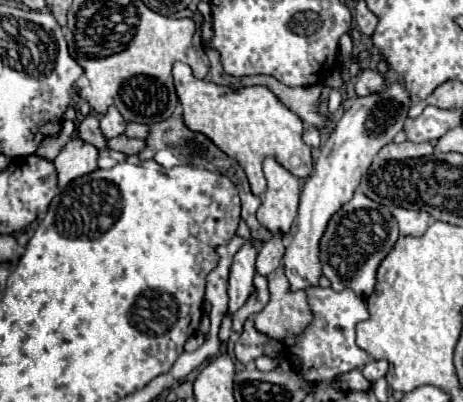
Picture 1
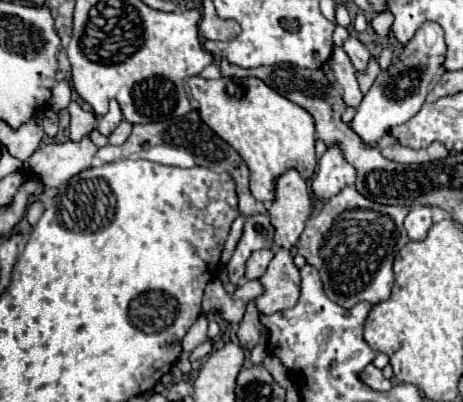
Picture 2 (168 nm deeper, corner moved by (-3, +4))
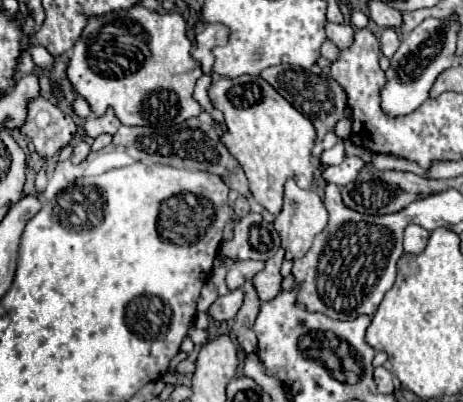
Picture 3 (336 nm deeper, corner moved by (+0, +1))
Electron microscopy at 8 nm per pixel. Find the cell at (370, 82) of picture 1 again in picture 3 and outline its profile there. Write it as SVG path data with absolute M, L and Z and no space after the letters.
M327 23L327 39L333 41L341 51L349 49L353 45L353 35L355 35L355 29L347 23L343 23L343 25Z

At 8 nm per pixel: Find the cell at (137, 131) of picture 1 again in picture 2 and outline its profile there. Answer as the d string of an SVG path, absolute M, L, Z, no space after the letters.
M122 120L122 124L108 136L108 144L116 144L116 146L124 144L124 140L130 136L130 132L132 132L132 124Z

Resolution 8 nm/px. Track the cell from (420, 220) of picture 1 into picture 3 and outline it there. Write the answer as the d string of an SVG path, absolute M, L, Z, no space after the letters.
M411 223L411 225L405 227L403 245L405 245L407 253L421 253L425 249L425 245L427 245L427 239L429 239L429 231L423 229L421 225Z

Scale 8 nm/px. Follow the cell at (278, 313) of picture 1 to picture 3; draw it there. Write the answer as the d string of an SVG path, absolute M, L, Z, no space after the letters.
M279 249L267 263L265 263L265 269L261 273L257 273L253 277L253 287L259 295L259 299L265 303L265 301L271 301L275 299L281 291L283 291L283 277L281 277L281 263L283 263L283 257L285 257L285 251Z

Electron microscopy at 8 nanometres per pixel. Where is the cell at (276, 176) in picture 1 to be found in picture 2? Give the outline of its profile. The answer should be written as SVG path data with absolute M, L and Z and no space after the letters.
M296 170L284 172L276 182L276 200L268 210L272 226L276 228L276 244L288 250L296 246L312 212L314 196L306 180Z

